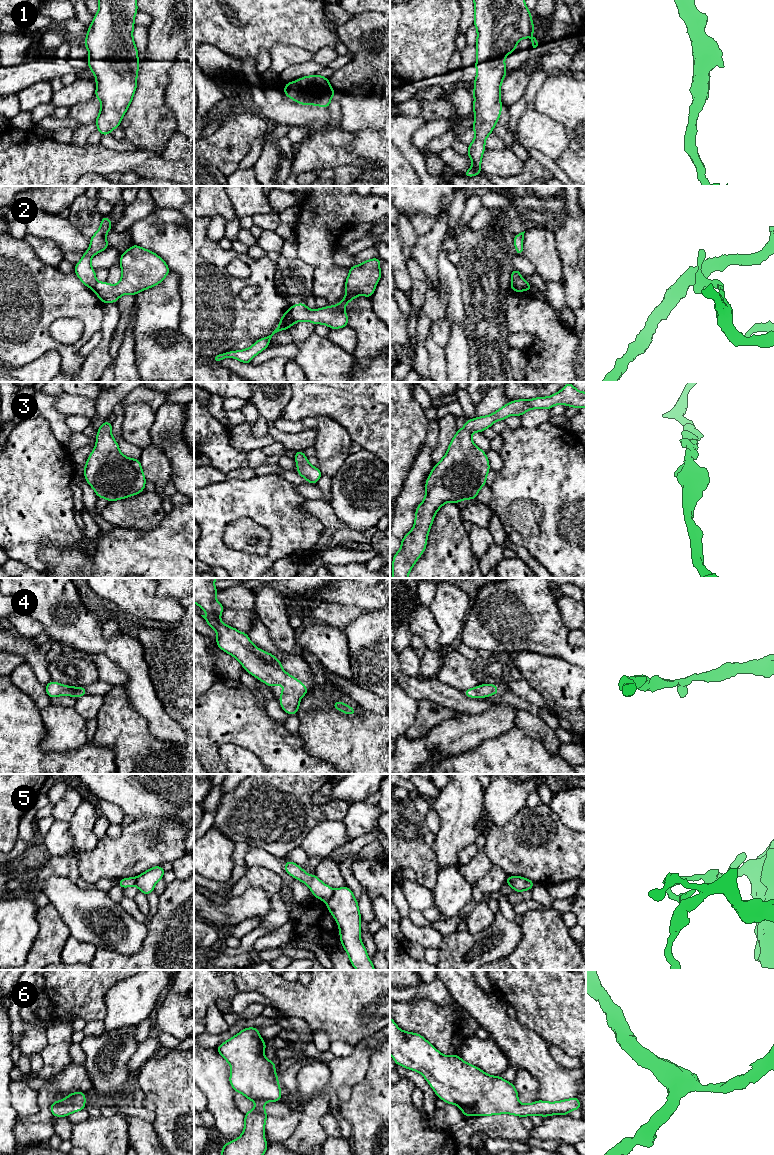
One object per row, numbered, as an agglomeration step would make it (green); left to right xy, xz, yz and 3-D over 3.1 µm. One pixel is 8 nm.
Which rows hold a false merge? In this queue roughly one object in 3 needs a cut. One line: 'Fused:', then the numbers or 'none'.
Fused: 2, 5

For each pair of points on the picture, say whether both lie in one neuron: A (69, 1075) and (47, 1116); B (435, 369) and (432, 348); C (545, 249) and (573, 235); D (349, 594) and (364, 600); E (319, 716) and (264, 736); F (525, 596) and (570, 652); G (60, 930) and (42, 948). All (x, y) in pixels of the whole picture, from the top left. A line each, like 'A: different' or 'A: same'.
A: same
B: same
C: different
D: same
E: different
F: same
G: same

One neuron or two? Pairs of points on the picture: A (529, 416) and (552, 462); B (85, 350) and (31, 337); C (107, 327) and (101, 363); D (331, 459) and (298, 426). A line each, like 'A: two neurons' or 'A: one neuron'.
A: two neurons
B: two neurons
C: one neuron
D: one neuron

